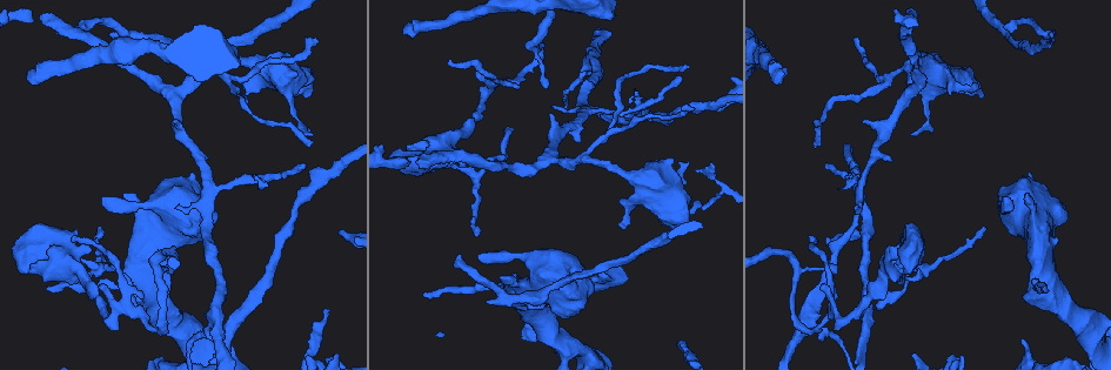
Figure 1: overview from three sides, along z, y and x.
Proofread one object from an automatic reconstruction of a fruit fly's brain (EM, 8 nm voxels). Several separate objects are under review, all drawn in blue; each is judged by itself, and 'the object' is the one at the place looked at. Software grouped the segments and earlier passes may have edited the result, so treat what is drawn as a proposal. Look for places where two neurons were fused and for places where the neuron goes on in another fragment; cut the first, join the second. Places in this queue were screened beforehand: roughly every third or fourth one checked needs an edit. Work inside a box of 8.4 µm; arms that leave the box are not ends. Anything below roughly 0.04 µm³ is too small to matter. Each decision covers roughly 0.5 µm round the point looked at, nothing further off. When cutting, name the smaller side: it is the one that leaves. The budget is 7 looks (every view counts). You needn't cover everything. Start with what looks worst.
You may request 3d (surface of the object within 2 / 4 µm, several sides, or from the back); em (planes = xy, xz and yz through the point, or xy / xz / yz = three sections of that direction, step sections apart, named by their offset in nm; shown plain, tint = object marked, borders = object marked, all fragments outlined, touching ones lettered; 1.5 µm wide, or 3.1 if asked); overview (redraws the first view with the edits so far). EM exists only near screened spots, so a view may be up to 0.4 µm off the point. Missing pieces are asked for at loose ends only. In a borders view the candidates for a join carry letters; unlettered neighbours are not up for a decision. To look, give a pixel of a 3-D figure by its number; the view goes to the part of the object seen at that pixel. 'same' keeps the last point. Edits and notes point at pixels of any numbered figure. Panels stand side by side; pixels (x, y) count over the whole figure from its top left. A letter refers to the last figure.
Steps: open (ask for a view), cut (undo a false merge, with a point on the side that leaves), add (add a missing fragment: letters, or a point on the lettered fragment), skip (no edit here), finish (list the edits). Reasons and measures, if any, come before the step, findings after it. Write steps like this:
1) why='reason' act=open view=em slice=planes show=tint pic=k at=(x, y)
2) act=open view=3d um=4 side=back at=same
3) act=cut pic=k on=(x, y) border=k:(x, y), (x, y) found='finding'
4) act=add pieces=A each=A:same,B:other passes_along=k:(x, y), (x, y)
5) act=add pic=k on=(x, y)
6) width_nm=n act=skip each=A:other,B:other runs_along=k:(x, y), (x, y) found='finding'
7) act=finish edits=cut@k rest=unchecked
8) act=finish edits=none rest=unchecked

why='end of a long branch' act=open view=3d um=4 pic=1 at=(86, 24)

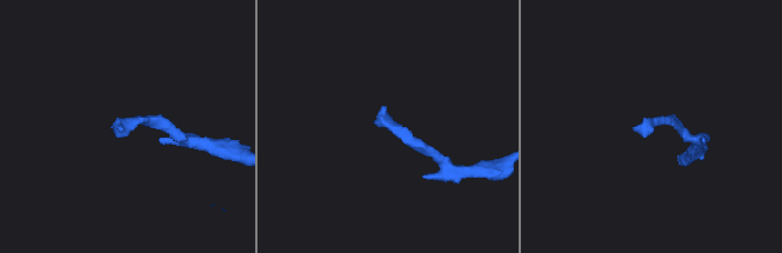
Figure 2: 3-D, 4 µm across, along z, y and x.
why='need the tissue' act=open view=em slice=planes show=borders pic=2 at=(121, 126)

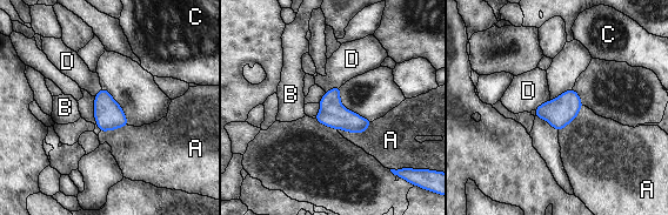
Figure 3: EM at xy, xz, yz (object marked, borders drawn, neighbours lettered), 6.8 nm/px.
act=skip each=A:other,B:other,C:other,D:other border=3:(549, 99), (534, 109) found='none of them fits'

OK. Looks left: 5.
act=open view=3d um=2 pic=1 at=(811, 310)

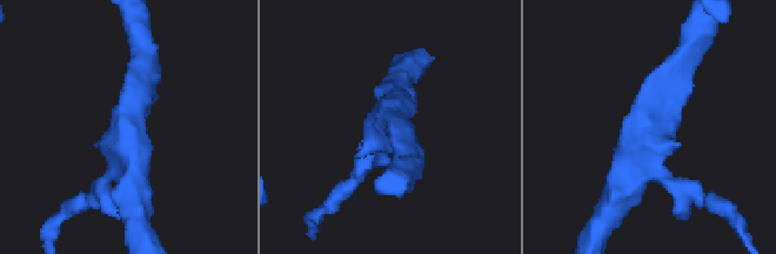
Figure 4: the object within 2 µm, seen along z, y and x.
arms=3 why='now the EM' act=open view=em slice=planes show=tint pic=4 at=(385, 124)

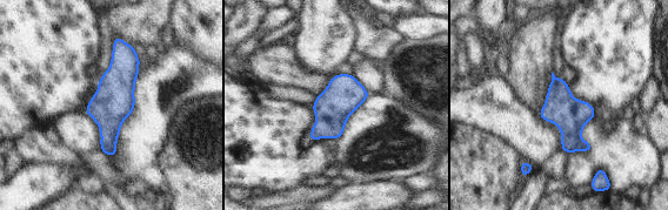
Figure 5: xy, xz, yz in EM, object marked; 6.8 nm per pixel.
act=open view=em slice=planes show=borders at=same

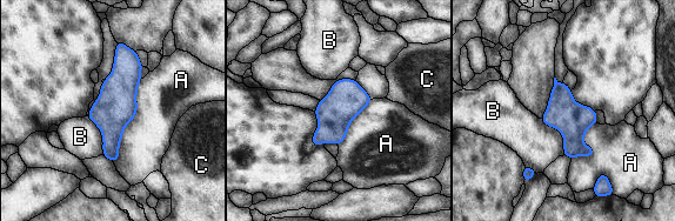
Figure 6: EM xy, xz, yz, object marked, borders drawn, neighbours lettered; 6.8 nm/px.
act=skip each=A:other,B:other,C:other found='one neuron here'

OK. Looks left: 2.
why='calibre changes' act=open view=em slice=yz step=4 show=borders pic=1 at=(910, 68)

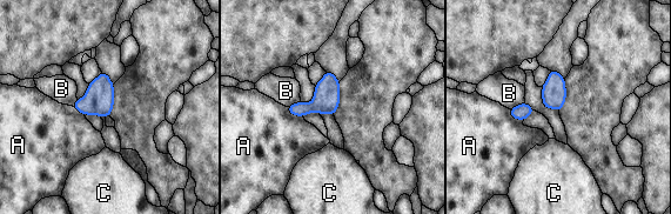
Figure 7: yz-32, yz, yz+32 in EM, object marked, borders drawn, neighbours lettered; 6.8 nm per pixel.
act=skip each=A:other,B:other,C:other found='all the same neuron'

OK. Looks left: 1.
act=finish edits=none rest=unchecked

